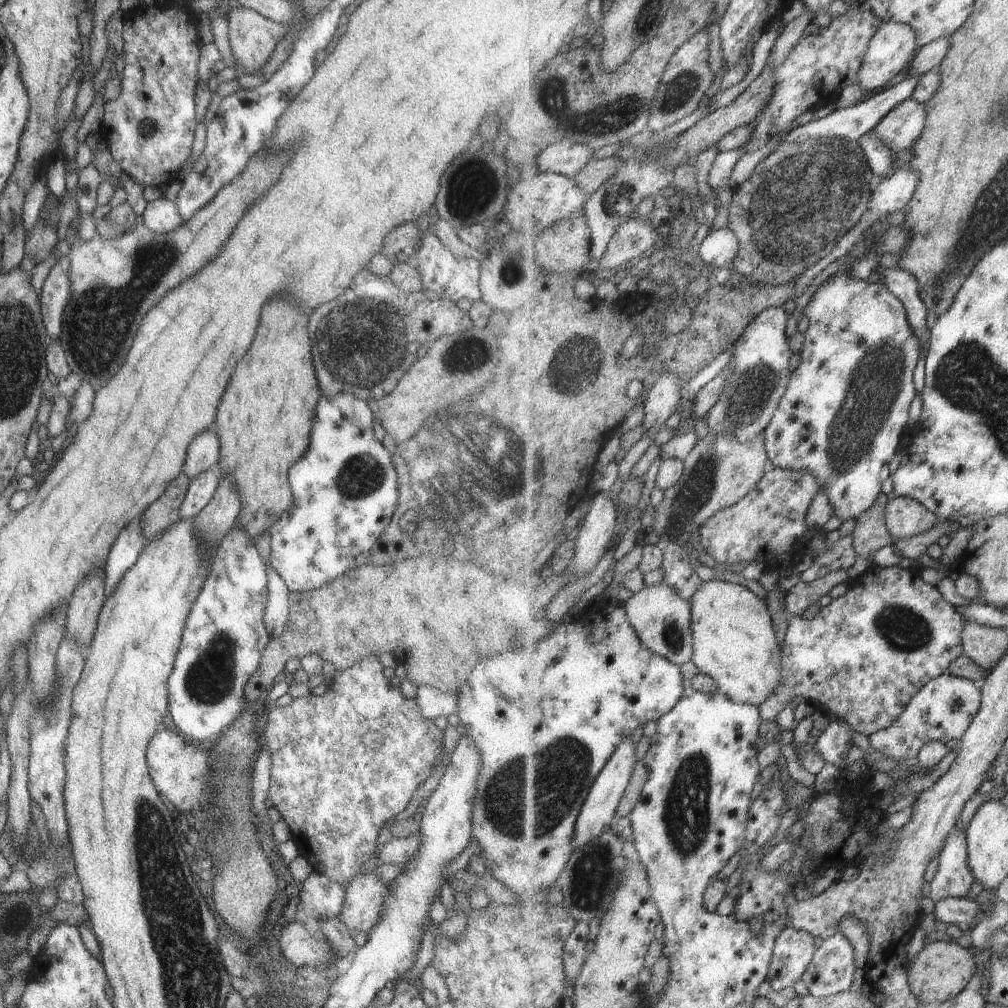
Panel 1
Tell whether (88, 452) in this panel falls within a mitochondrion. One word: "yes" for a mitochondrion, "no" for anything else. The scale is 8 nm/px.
no

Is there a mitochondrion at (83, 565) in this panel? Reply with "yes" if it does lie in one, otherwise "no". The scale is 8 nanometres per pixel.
no

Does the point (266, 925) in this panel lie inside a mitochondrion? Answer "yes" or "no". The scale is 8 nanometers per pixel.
no

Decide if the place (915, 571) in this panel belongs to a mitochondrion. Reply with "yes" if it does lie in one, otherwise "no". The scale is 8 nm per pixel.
no

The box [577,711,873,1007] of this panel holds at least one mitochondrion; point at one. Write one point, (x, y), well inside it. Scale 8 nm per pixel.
(686, 815)

